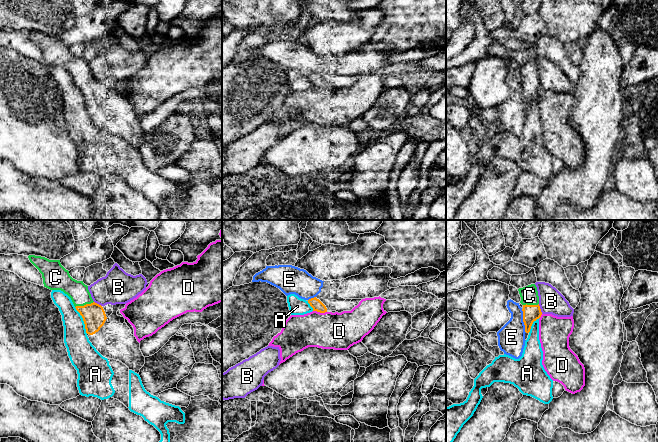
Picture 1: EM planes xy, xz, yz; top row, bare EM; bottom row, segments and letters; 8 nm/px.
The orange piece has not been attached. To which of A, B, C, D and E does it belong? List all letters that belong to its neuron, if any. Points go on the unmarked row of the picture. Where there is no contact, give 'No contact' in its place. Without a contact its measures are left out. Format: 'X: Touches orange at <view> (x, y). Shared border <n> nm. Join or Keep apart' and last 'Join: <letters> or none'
A: Touches orange at xy (83, 96). Shared border 240 nm. Keep apart
B: Touches orange at yz (540, 85). Shared border 90 nm. Keep apart
C: Touches orange at xy (84, 81). Shared border 160 nm. Join
D: Touches orange at xz (320, 88). Shared border 110 nm. Keep apart
E: Touches orange at yz (523, 97). Shared border 200 nm. Keep apart
Join: C

